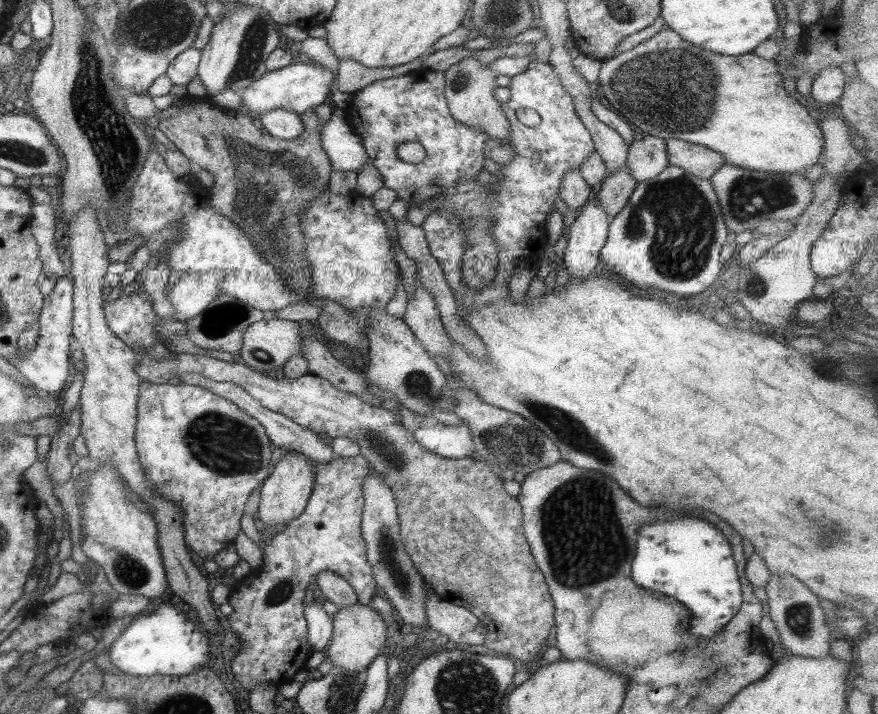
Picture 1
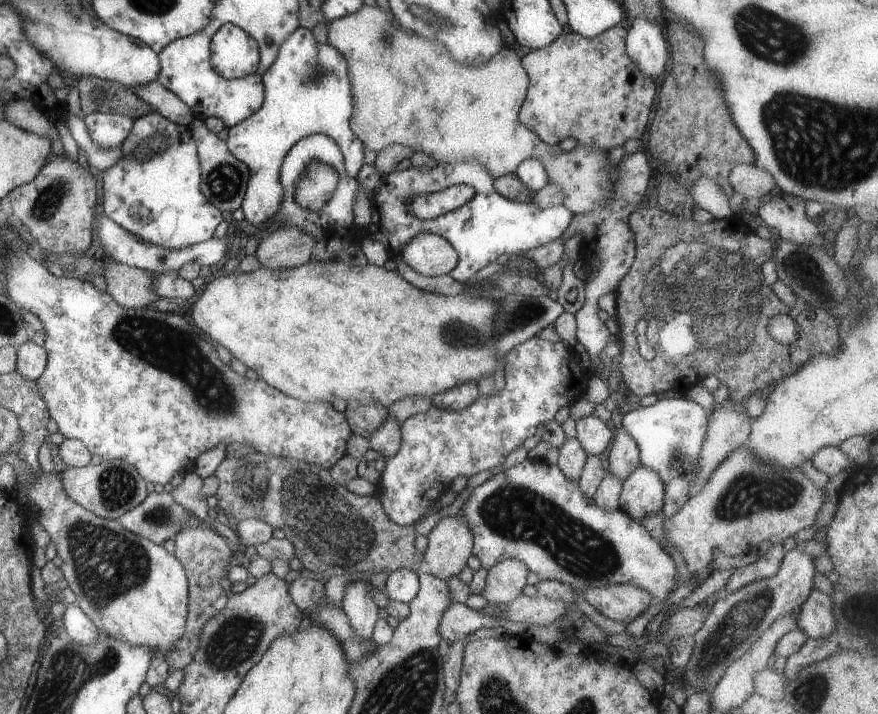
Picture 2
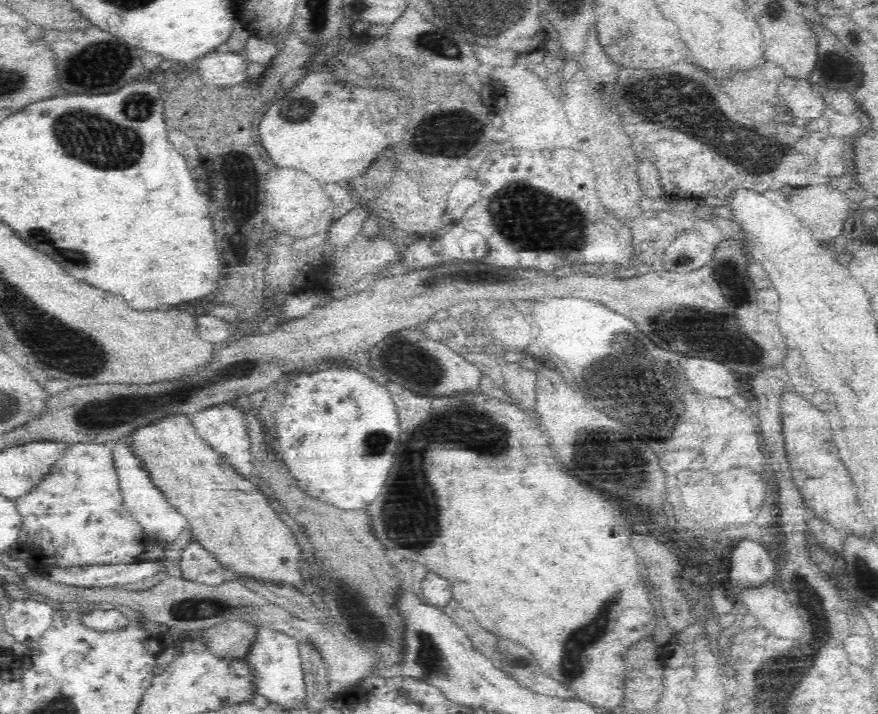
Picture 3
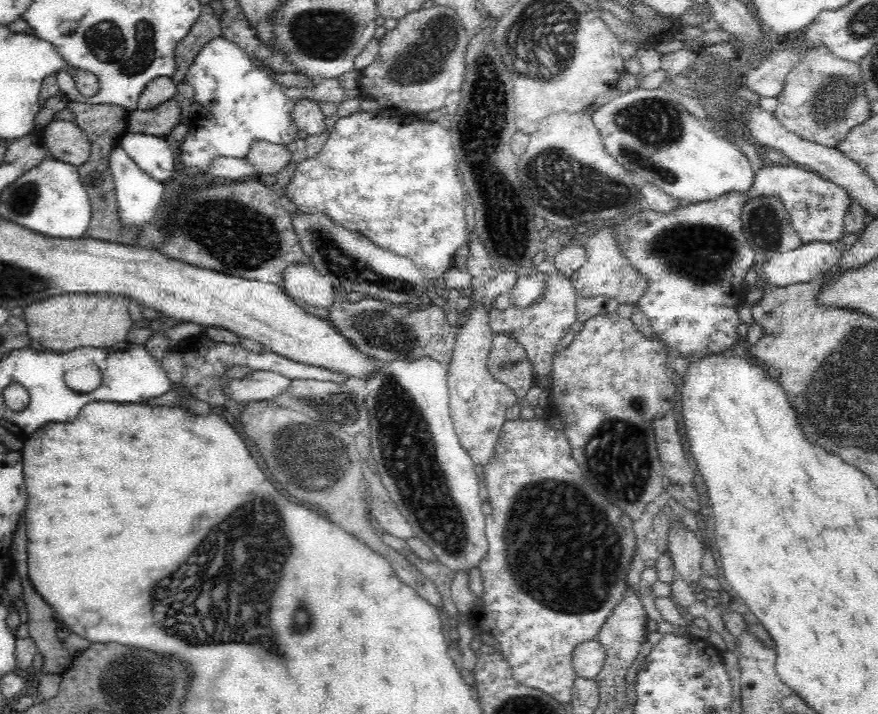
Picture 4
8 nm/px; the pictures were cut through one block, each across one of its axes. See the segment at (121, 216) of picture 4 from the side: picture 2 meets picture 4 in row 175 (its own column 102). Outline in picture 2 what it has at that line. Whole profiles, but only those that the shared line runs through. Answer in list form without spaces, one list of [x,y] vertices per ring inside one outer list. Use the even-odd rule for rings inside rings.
[[[97,111],[84,115],[83,122],[89,138],[97,146],[107,150],[107,148],[113,148],[113,146],[121,144],[127,138],[127,134],[131,130],[131,124],[137,118],[139,116],[131,118],[127,114],[100,113]]]

